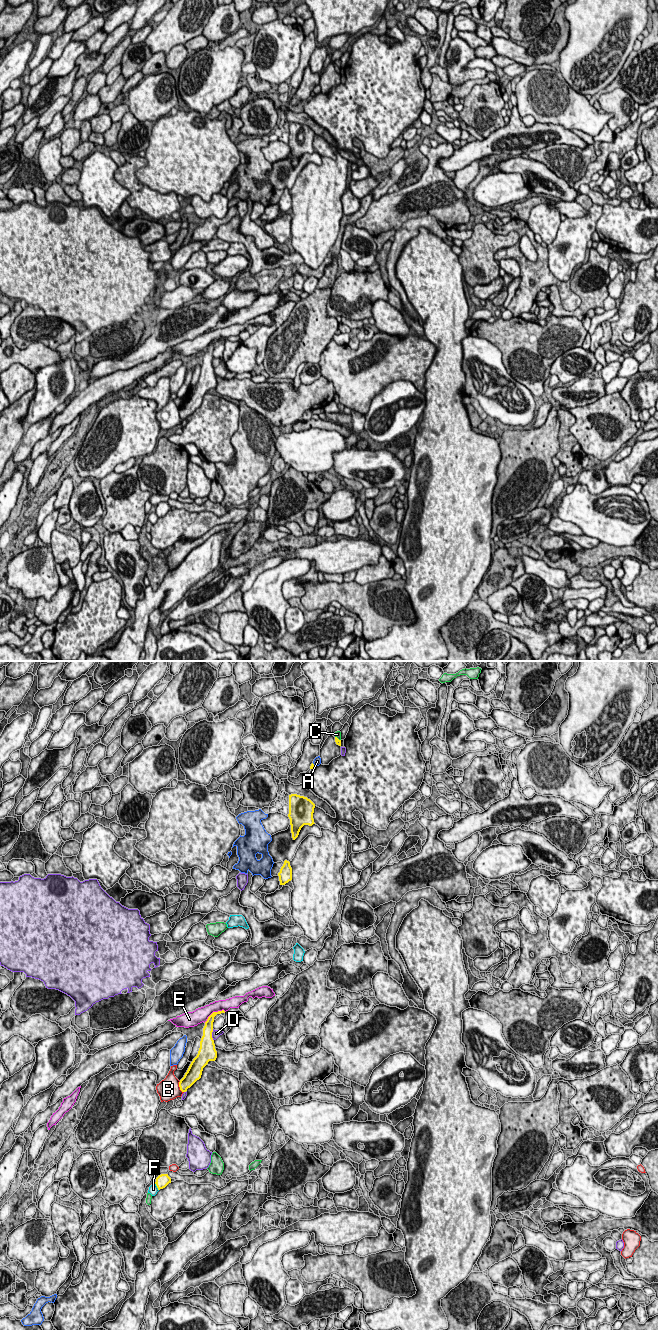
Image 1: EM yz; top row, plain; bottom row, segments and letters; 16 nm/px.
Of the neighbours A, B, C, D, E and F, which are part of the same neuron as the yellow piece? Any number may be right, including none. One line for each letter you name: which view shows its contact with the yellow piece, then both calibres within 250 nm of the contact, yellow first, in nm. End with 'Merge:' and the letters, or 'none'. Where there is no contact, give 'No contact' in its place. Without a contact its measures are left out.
Merge: none

